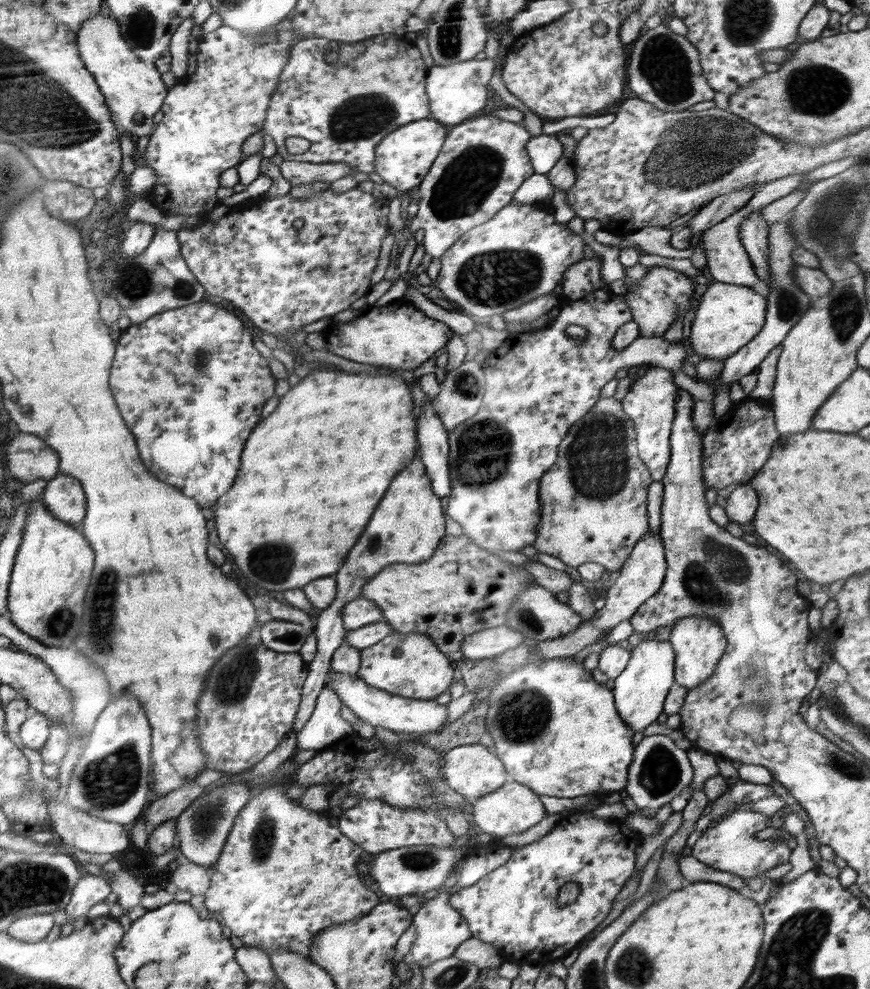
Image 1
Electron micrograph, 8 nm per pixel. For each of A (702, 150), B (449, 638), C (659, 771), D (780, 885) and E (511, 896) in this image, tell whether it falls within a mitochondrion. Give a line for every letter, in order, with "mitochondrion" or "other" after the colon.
A: mitochondrion
B: other
C: mitochondrion
D: other
E: other

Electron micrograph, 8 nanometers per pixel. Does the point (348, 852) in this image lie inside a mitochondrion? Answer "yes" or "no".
no

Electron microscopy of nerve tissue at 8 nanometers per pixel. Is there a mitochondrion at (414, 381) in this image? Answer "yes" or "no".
no

